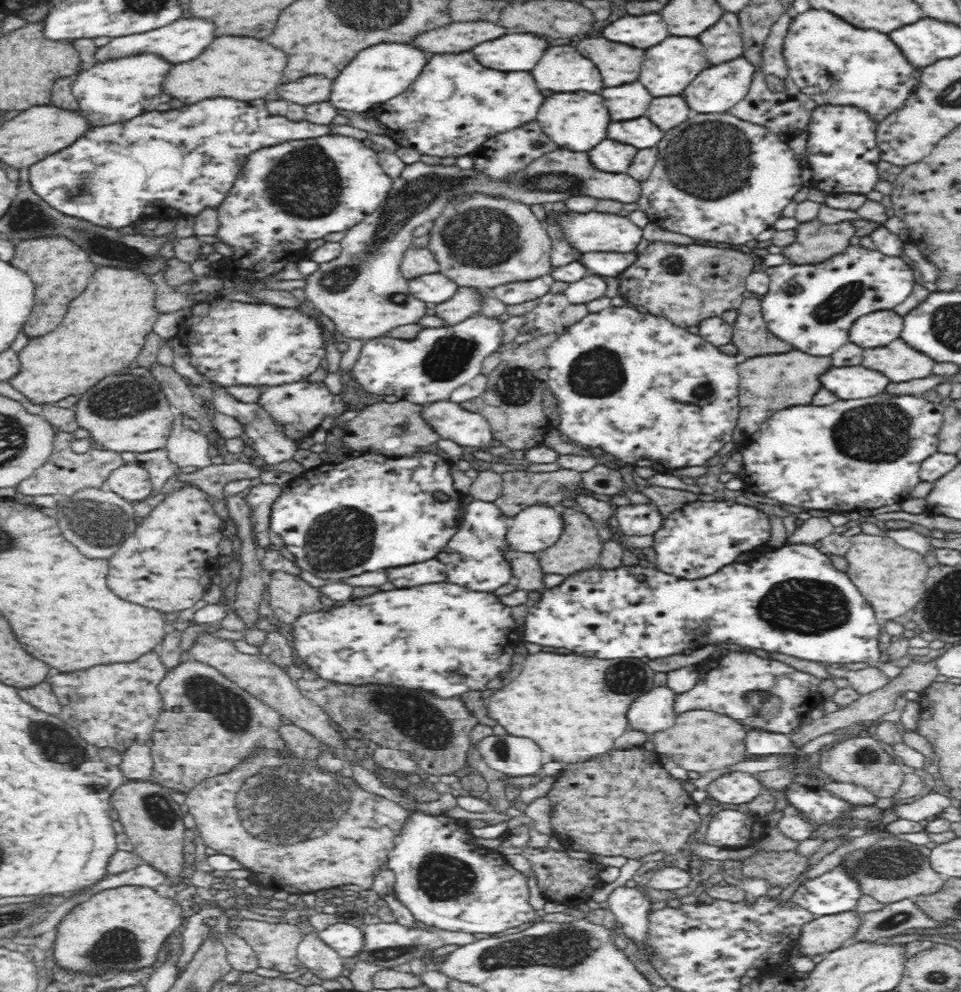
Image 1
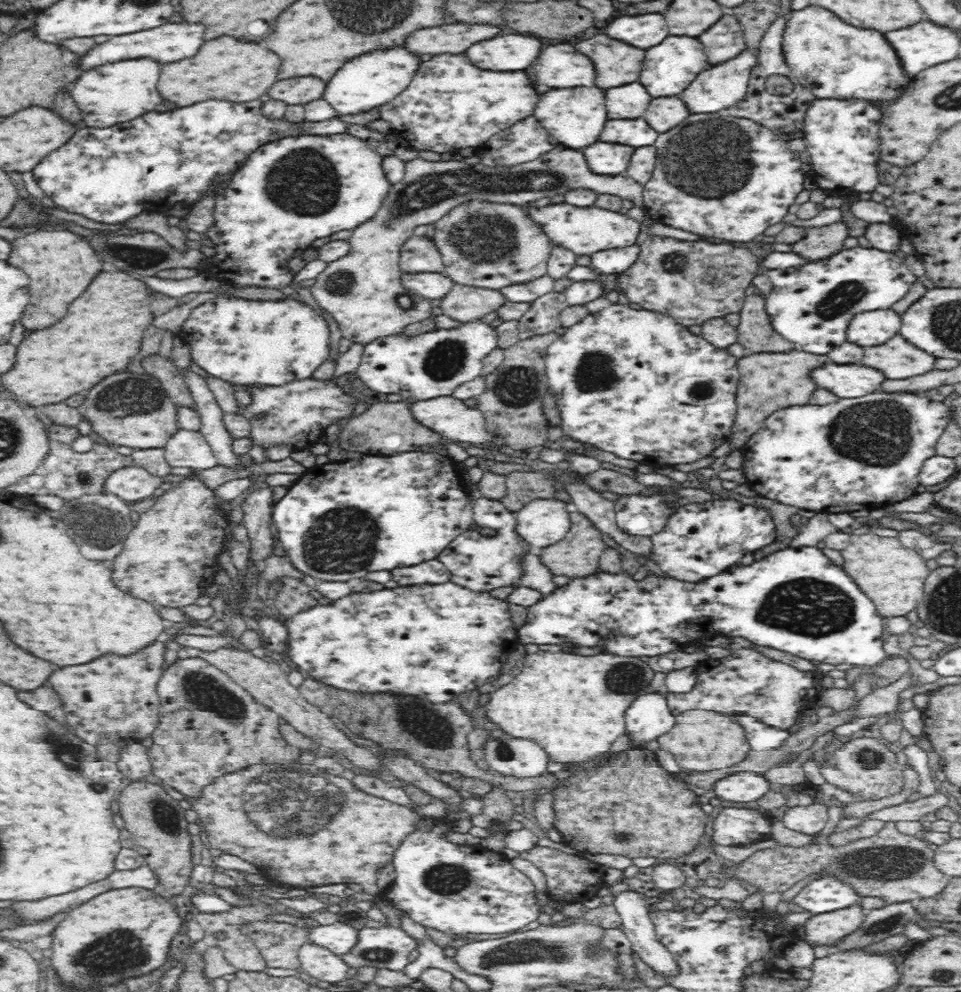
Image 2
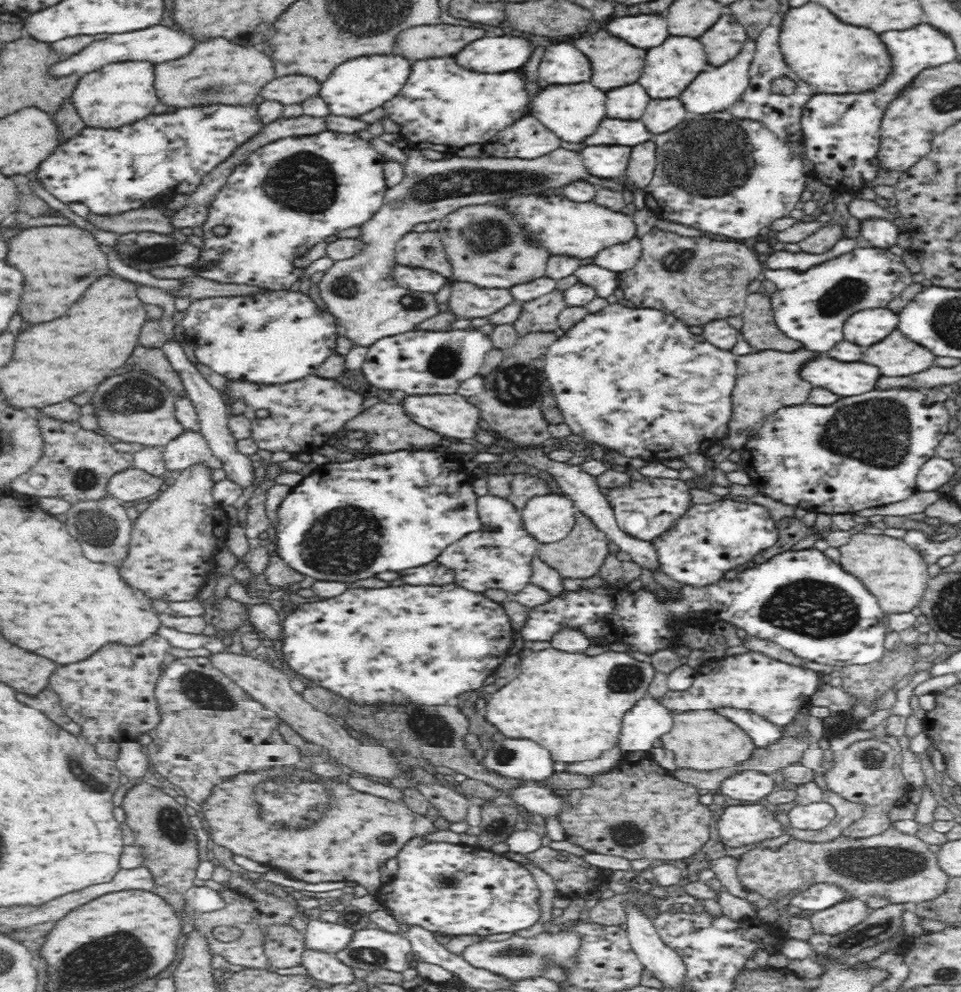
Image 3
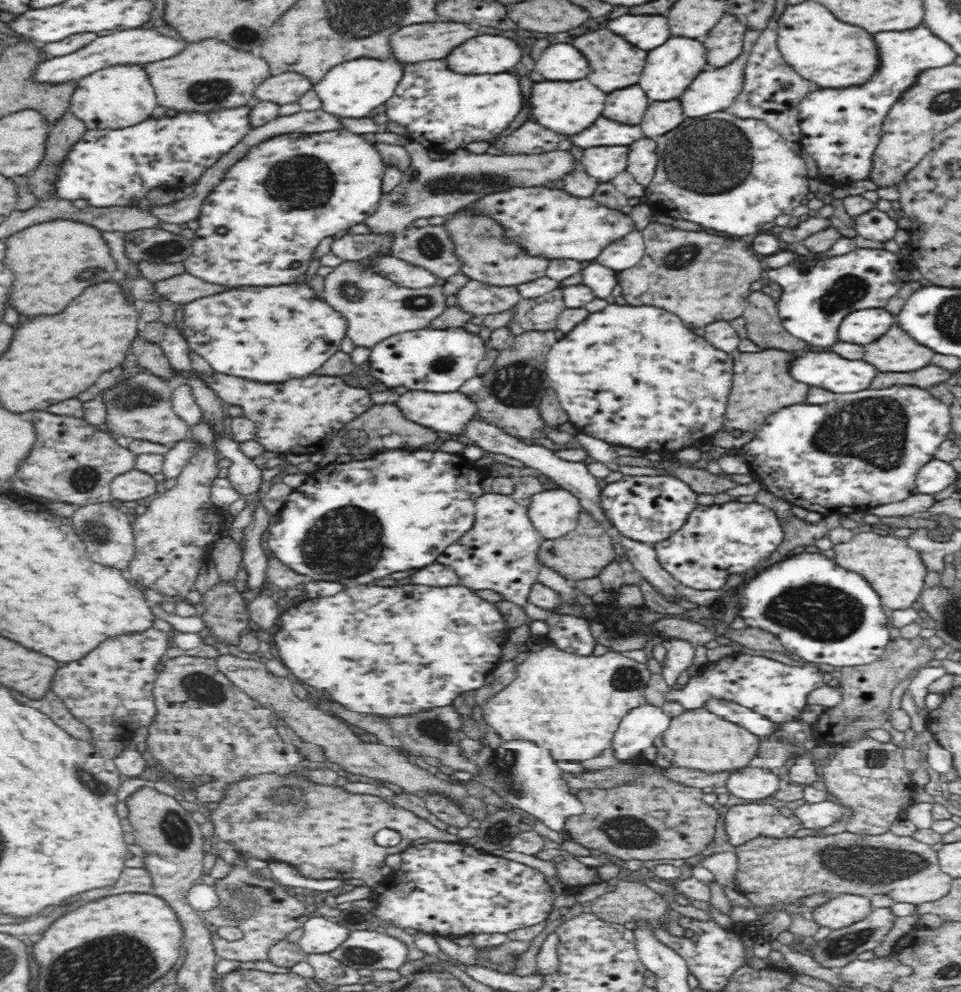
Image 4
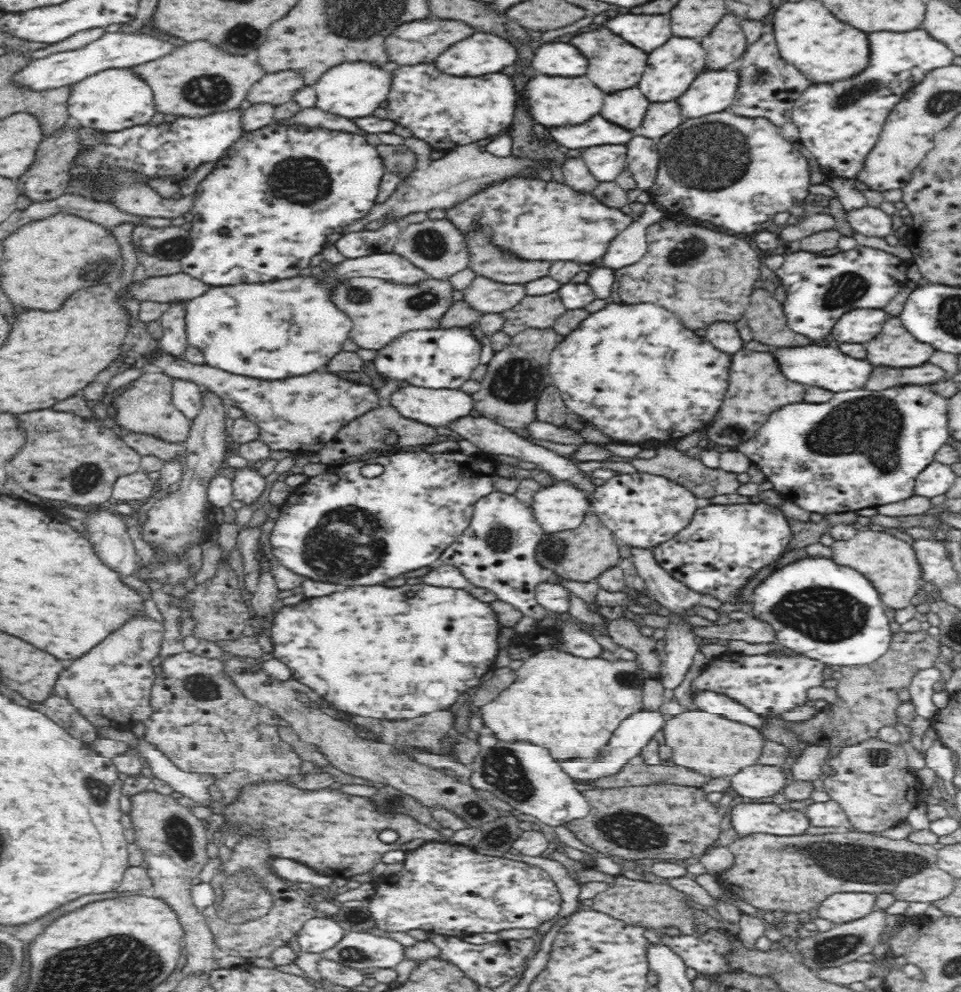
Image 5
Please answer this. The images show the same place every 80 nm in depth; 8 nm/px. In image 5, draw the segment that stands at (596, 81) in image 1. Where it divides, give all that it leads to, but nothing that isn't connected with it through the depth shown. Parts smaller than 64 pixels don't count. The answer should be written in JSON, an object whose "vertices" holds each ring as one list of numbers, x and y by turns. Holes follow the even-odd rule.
{"vertices":[[554,42,542,46,534,56,534,70,542,76,562,76,578,78,588,70,588,60,572,44]]}

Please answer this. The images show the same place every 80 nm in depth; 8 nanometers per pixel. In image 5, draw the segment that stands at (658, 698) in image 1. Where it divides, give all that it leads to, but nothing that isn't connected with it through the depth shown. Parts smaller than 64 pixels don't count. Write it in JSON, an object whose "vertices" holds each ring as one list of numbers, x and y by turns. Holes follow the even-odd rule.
{"vertices":[[642,708,638,712,633,712,620,722,618,728,613,732,608,746,600,752,598,758,560,761,561,767,572,779,595,779,617,773,630,759,640,755,640,750,664,728,667,719,668,716,656,709]]}

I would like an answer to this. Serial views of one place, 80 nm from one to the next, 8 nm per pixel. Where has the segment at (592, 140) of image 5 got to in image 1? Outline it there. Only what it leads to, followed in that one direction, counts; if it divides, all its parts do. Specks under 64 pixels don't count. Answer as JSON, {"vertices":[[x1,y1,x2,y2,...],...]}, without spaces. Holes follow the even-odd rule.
{"vertices":[[640,116,628,122,612,122,608,128,608,138,632,144,637,149,657,148,660,140,664,138,664,131,652,124,650,118]]}

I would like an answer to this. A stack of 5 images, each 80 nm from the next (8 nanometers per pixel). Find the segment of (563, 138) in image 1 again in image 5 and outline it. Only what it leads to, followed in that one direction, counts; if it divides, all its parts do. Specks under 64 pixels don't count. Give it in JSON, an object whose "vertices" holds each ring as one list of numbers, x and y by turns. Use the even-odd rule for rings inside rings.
{"vertices":[[538,76,528,82,528,94,530,94,530,108,532,116,546,128,558,128,558,126,578,126,600,114,604,104,604,92,600,92,586,76,576,80,564,80,564,78,546,78]]}

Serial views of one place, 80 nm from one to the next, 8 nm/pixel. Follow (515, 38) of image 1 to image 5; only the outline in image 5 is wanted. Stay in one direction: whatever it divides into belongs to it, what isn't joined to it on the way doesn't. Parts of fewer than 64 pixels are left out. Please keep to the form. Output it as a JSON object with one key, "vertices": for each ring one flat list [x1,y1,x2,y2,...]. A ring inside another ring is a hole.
{"vertices":[[474,34,448,48,438,58,438,68,456,76,482,76,502,72,518,60,518,50,496,34]]}

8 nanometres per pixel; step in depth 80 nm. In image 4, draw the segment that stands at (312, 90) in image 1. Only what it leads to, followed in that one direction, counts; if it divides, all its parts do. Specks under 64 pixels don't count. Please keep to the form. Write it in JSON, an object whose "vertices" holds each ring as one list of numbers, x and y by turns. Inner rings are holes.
{"vertices":[[300,74,271,75,268,82,264,82,260,86,260,92,256,92,256,99,281,105,292,104,292,102,298,102,310,90,314,90,312,80,308,80]]}

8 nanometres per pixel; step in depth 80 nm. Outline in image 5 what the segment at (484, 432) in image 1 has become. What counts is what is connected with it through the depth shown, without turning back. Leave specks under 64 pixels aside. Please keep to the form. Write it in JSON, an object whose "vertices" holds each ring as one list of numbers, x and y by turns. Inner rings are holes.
{"vertices":[[407,385,392,394,392,404,404,418,428,424,432,428,448,428,474,410,472,396,461,389,436,390]]}

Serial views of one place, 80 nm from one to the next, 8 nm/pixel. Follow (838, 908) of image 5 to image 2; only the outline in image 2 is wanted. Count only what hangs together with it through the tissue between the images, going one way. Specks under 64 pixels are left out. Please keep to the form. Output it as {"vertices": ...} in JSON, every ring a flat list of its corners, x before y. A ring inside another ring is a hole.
{"vertices":[[858,905,843,909,842,911,814,915,803,925,805,932,803,942,810,945,810,947,830,946,834,950,834,944,836,942,840,942,847,934,852,934,852,932,856,932,856,929,862,927,864,918,865,912]]}

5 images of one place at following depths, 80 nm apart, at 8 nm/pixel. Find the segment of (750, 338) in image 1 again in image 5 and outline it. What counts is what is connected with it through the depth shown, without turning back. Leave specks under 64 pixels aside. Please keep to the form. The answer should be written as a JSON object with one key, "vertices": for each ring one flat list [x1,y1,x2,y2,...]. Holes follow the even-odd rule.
{"vertices":[[769,288,754,289,749,296,748,310,743,312,748,328,756,342,776,348,798,348,808,346,810,340,804,336,796,336,786,328,786,320,782,314,782,305,772,298]]}

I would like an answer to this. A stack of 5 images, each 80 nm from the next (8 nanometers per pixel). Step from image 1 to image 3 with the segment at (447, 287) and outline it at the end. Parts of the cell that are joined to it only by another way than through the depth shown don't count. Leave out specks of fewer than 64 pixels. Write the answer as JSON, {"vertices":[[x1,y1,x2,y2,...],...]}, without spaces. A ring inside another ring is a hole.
{"vertices":[[399,264,394,266,392,276,402,288,411,290,412,293,424,292,435,295,450,284,448,277,437,272,420,268,408,268]]}

